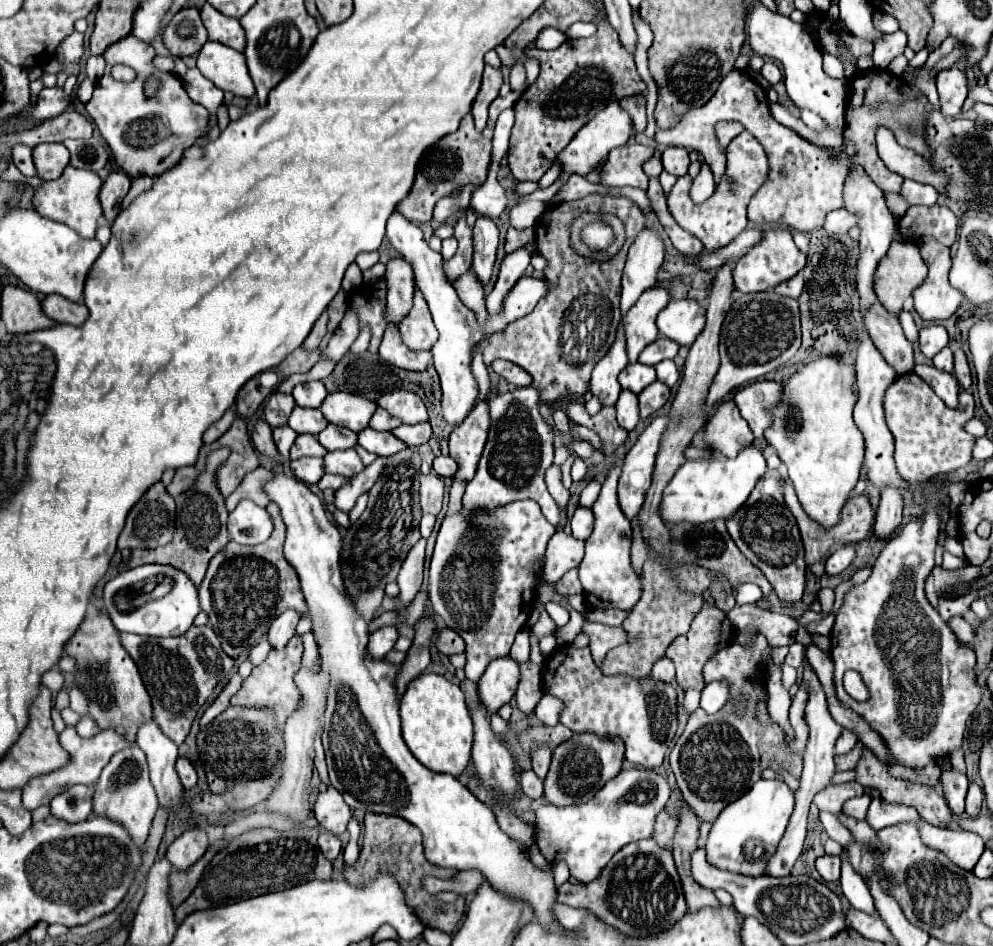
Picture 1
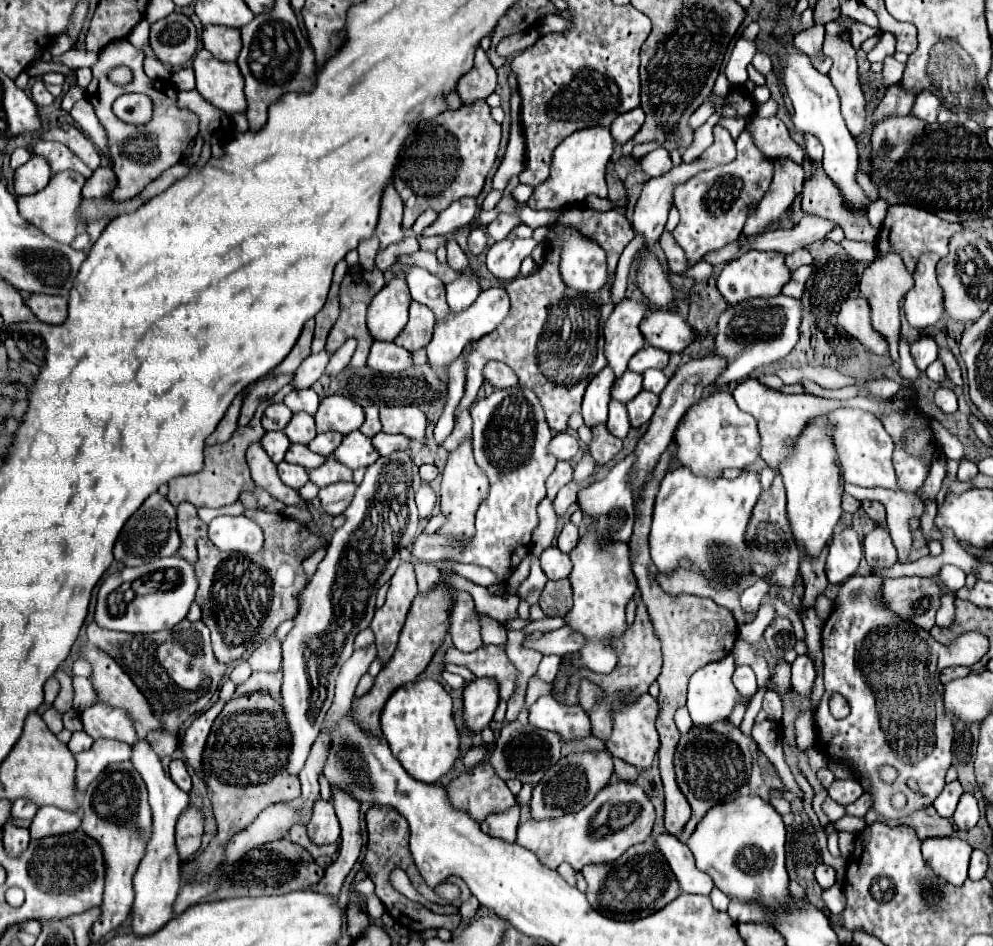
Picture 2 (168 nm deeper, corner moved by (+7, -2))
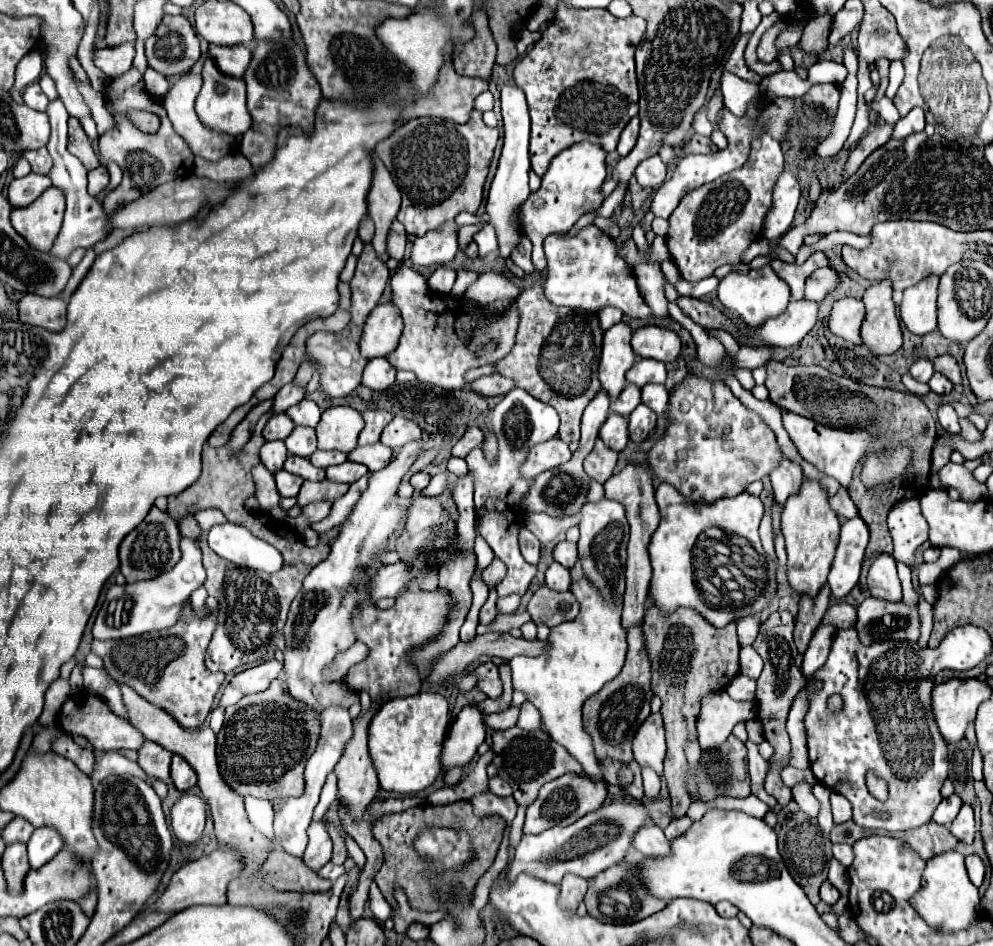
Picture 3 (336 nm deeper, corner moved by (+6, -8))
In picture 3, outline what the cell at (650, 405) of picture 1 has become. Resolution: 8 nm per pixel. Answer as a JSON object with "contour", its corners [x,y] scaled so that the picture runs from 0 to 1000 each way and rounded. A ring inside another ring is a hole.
{"contour":[[[645,426],[645,428],[634,437],[632,445],[634,445],[634,464],[636,464],[638,468],[645,468],[645,466],[649,466],[649,464],[655,460],[655,456],[661,451],[661,437],[655,434],[651,428]]]}

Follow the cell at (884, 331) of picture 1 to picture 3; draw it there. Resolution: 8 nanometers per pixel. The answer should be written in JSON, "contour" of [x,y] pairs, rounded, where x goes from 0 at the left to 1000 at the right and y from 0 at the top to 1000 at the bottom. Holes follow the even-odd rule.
{"contour":[[[850,314],[840,318],[834,346],[840,354],[860,365],[868,365],[868,358],[866,358],[868,339],[870,339],[870,320],[858,314]]]}

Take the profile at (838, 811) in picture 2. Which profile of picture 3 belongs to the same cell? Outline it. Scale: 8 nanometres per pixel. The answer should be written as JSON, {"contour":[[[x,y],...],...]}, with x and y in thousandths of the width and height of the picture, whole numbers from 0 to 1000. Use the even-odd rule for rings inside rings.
{"contour":[[[806,826],[798,832],[798,840],[800,847],[804,849],[804,853],[814,862],[814,864],[822,864],[826,857],[826,849],[822,847],[822,842],[816,836],[816,828],[814,826]]]}

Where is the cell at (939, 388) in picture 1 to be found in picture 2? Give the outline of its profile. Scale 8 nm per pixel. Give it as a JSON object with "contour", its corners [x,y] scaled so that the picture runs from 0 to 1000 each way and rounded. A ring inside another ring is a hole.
{"contour":[[[946,409],[944,413],[942,413],[942,428],[954,439],[954,437],[962,437],[964,434],[964,420],[962,420],[962,415],[958,413],[958,411],[954,411],[954,409]]]}

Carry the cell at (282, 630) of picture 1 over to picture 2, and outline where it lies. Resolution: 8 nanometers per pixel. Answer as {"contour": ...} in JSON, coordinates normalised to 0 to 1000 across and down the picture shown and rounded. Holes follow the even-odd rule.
{"contour":[[[273,669],[251,695],[255,709],[279,709],[283,707],[283,678],[279,669]]]}

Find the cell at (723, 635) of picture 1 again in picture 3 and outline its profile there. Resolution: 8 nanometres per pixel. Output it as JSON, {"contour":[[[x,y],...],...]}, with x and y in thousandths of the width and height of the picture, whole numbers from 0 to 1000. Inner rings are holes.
{"contour":[[[655,642],[649,650],[647,669],[649,669],[649,684],[655,695],[655,703],[657,703],[657,730],[659,730],[659,735],[663,735],[667,739],[665,754],[669,760],[671,788],[673,788],[671,802],[669,802],[669,823],[671,823],[671,830],[675,836],[679,864],[689,864],[693,857],[693,851],[697,849],[697,845],[691,836],[693,807],[691,807],[689,790],[693,783],[701,781],[701,760],[705,754],[707,737],[711,737],[711,733],[731,728],[731,724],[745,711],[745,699],[743,699],[745,682],[743,682],[743,673],[741,673],[741,659],[735,659],[729,665],[721,665],[697,644],[683,644],[677,650],[667,650],[661,642]]]}

